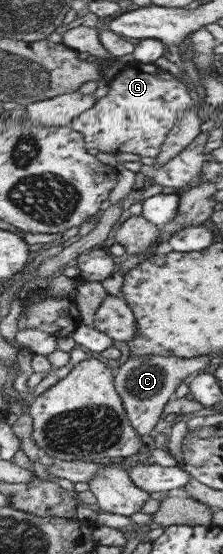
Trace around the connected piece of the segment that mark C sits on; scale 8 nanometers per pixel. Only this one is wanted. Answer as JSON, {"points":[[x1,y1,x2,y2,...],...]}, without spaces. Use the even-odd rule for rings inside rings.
{"points":[[130,356,119,365,114,376,115,390,123,401,130,425,144,436,150,433,160,417,165,405,171,400,176,388,192,373,202,371,204,356,178,358,174,356]]}

